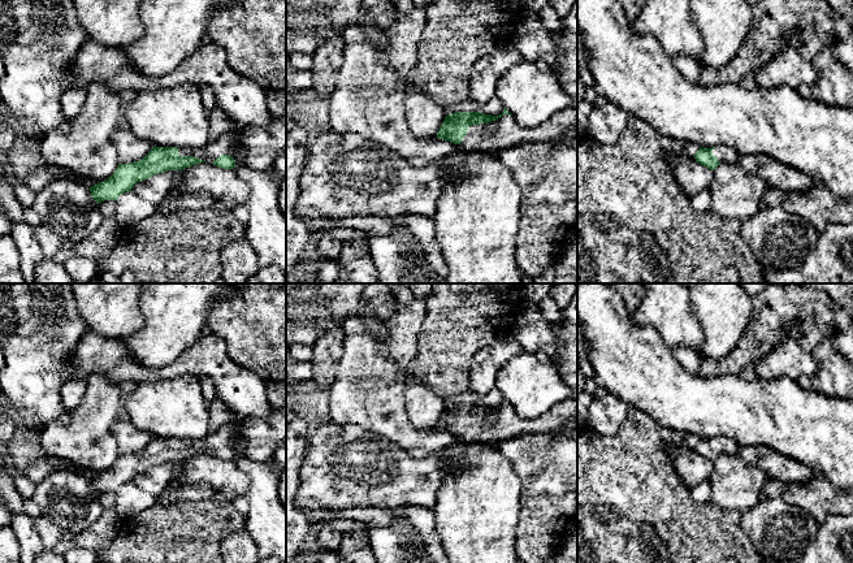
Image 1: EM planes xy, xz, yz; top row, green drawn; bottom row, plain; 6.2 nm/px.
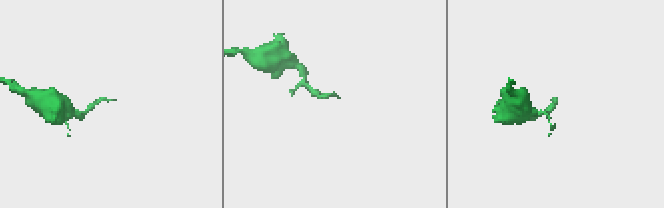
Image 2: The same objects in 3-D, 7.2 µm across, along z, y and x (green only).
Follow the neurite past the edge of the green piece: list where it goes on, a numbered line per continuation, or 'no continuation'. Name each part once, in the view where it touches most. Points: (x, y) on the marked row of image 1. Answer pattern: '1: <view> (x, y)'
1: xz (505, 131)

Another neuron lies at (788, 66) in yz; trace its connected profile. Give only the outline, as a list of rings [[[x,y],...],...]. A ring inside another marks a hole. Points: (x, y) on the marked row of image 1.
[[[789,46],[754,73],[754,77],[757,86],[765,90],[776,90],[785,85],[798,90],[802,85],[815,83],[818,73],[813,62],[804,59],[800,48]]]

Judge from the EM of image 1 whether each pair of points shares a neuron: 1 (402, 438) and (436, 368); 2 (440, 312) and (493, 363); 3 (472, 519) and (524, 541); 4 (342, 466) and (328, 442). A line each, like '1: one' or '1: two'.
1: two
2: two
3: two
4: one

